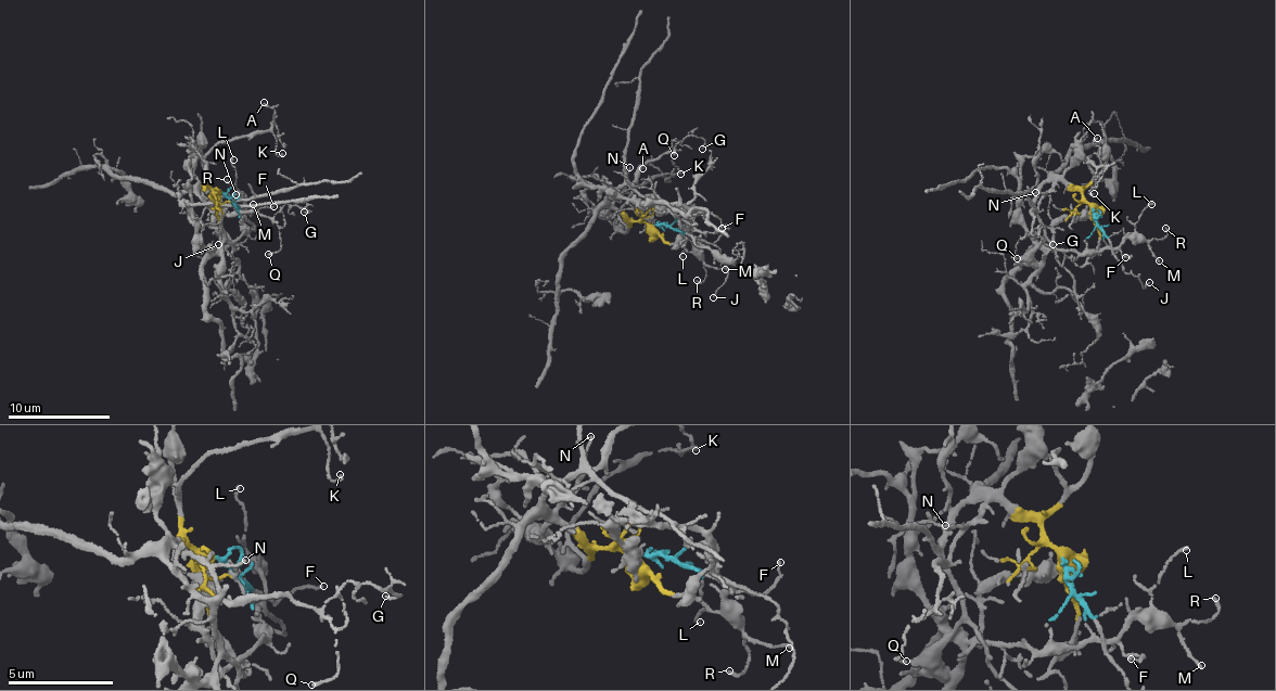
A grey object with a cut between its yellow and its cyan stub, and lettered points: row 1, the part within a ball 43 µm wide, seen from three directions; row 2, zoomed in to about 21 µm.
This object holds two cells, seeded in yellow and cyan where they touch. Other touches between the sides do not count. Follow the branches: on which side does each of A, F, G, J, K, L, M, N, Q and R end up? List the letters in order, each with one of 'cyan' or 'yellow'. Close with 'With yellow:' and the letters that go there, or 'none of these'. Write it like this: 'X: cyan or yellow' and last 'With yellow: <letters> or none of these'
A: yellow
F: cyan
G: yellow
J: cyan
K: yellow
L: cyan
M: cyan
N: yellow
Q: yellow
R: cyan
With yellow: A, G, K, N, Q

